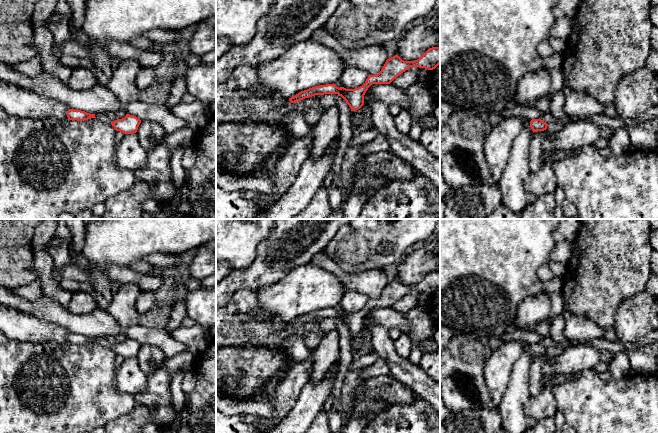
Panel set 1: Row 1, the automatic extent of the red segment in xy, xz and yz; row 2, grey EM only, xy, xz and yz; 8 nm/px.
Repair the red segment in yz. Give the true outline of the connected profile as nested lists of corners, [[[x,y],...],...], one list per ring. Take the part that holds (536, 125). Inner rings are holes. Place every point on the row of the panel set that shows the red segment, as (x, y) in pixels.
[[[533,119],[530,121],[530,127],[533,132],[544,131],[547,129],[548,124],[539,119]]]

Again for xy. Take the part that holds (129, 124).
[[[126,114],[122,119],[117,119],[111,122],[111,125],[116,131],[120,131],[124,134],[136,133],[141,120],[134,115]]]

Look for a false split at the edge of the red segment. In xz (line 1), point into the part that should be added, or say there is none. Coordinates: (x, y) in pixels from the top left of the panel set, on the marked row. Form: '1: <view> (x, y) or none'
1: none

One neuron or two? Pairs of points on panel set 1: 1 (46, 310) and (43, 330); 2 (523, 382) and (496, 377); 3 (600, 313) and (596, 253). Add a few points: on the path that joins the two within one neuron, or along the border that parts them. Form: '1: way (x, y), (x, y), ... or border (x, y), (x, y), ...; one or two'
1: border (22, 311), (32, 313), (66, 328); two
2: border (519, 358), (512, 367), (509, 384), (501, 402); two
3: way (598, 298), (598, 268); one

